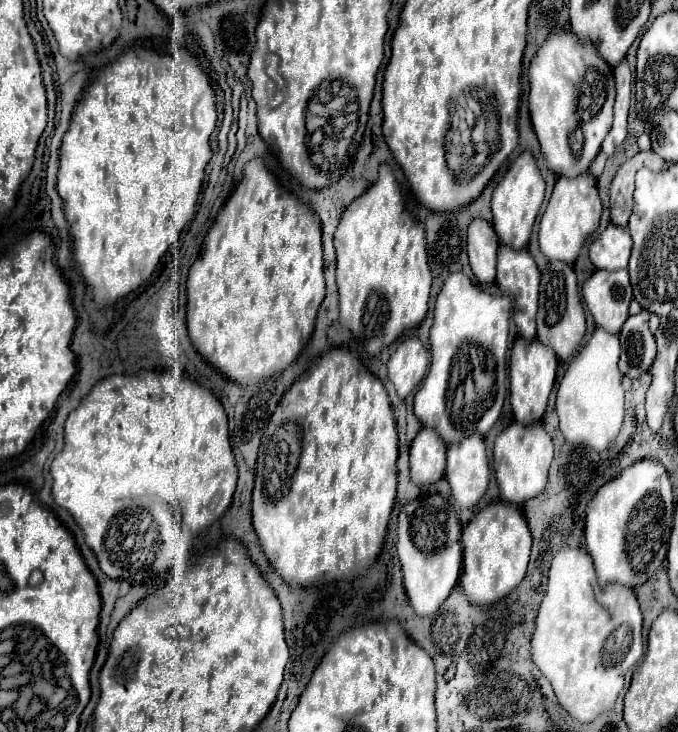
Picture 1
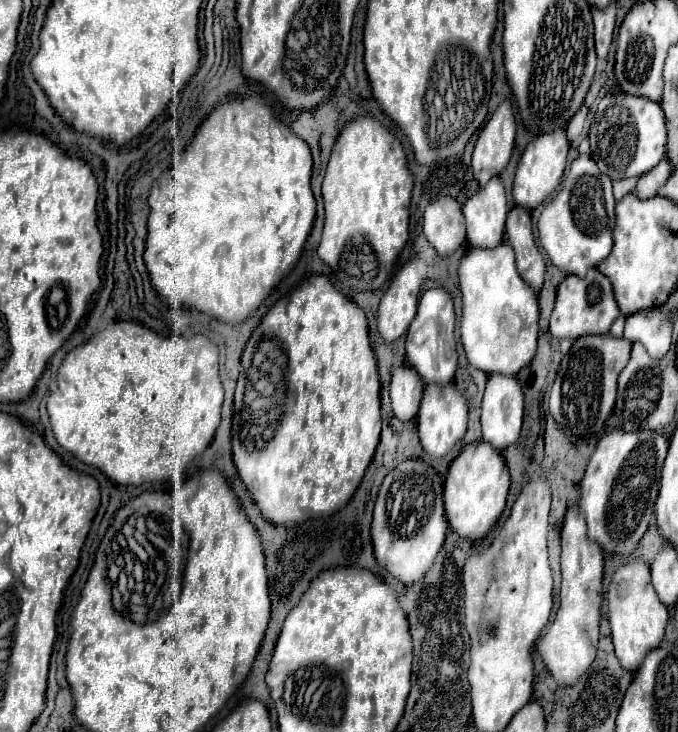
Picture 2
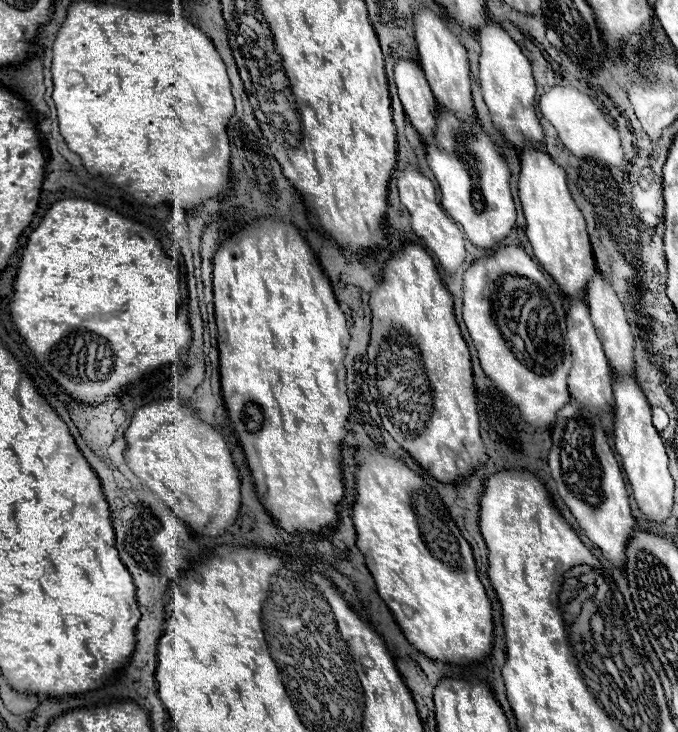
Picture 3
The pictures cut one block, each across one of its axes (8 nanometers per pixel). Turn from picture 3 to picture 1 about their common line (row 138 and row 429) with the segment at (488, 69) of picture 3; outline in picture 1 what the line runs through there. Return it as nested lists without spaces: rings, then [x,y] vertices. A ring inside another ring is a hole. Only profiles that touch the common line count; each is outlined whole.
[[[518,422],[510,424],[494,444],[494,472],[500,486],[500,498],[504,502],[522,506],[526,500],[538,496],[548,480],[548,468],[552,462],[554,446],[542,424],[522,426]]]

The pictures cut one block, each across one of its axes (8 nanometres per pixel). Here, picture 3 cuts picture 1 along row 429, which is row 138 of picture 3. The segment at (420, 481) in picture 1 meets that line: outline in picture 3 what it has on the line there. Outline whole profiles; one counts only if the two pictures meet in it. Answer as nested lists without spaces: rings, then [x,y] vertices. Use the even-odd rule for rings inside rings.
[[[400,58],[394,66],[394,80],[398,86],[398,96],[402,100],[404,112],[408,114],[412,126],[424,142],[432,138],[436,120],[436,100],[424,78],[424,70],[418,62]]]

